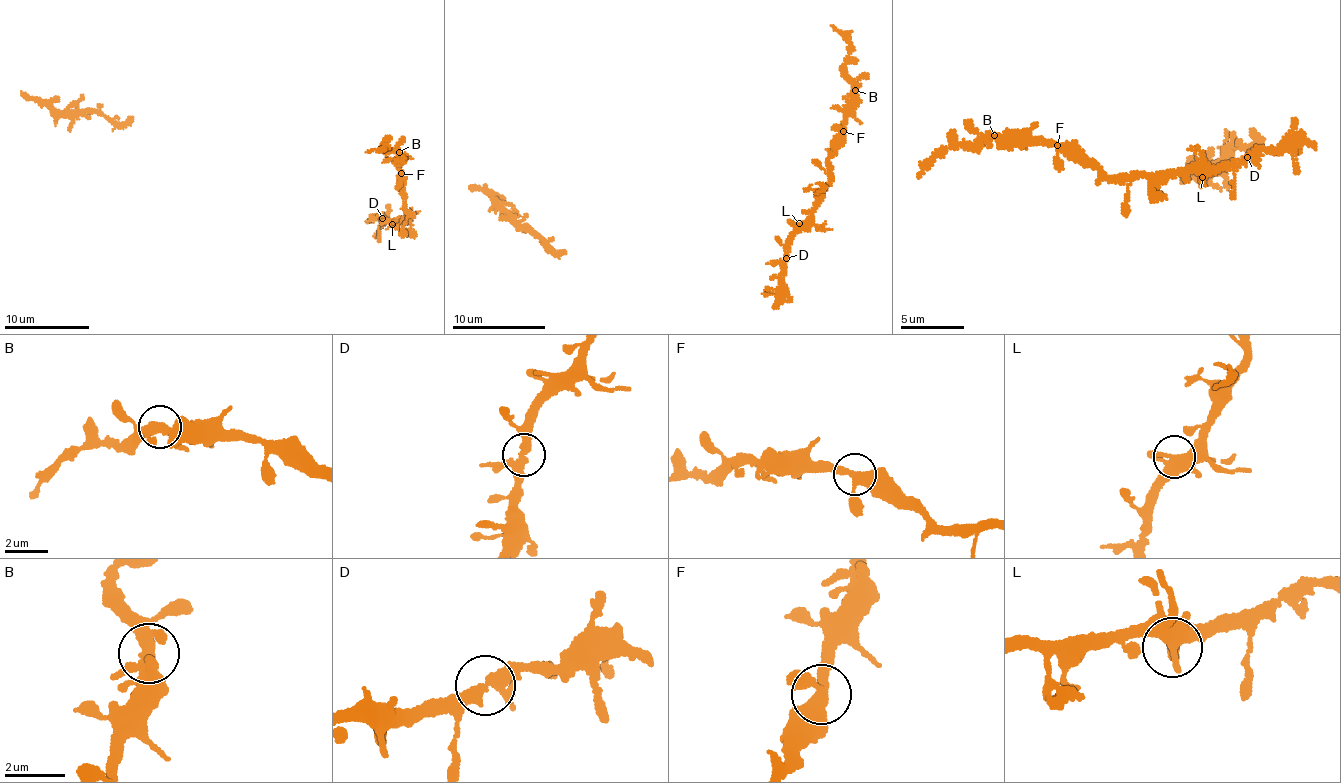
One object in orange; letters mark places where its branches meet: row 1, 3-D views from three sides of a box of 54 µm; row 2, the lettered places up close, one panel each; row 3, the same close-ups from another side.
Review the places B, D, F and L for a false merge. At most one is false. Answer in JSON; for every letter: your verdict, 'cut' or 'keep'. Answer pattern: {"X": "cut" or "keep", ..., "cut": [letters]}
{"B": "keep", "D": "keep", "F": "keep", "L": "keep", "cut": []}

